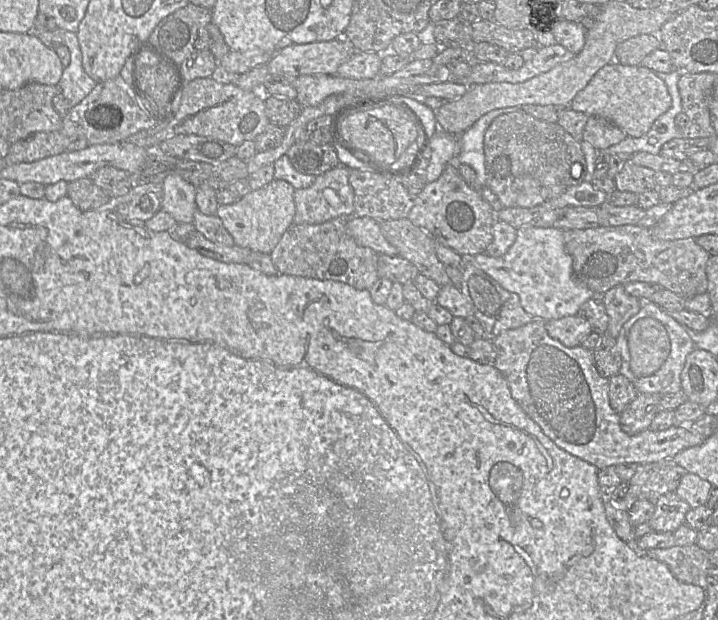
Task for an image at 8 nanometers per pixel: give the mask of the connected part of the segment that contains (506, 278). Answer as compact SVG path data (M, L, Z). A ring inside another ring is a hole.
M521 226L516 240L501 257L481 253L473 257L476 266L508 292L519 296L522 308L534 319L545 321L573 316L595 293L574 274L572 257L565 246L565 231L555 227Z

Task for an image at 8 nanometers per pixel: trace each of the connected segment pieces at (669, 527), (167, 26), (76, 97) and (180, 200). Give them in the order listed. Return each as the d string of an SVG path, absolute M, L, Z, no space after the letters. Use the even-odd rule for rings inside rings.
M668 492L655 502L655 511L648 521L651 529L657 532L674 532L685 522L690 505L676 493Z
M189 3L162 19L152 31L149 41L161 53L180 64L193 52L210 49L207 27L212 22L211 10Z
M62 30L61 37L70 50L71 60L70 64L63 69L58 88L73 107L92 91L97 82L83 68L82 52L76 33Z
M169 174L163 181L162 208L179 224L191 224L196 205L196 187L177 174Z

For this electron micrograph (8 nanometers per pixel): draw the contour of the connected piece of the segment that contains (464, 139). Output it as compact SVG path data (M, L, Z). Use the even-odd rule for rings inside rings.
M520 106L491 110L459 136L458 161L460 164L469 165L475 171L479 188L487 185L483 144L485 132L497 116L516 111L522 111Z

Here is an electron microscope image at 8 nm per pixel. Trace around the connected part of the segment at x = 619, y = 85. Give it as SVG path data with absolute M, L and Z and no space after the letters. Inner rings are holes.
M613 61L601 68L572 100L569 108L588 116L608 120L627 136L640 138L672 105L665 82L655 72L642 66L628 66Z

